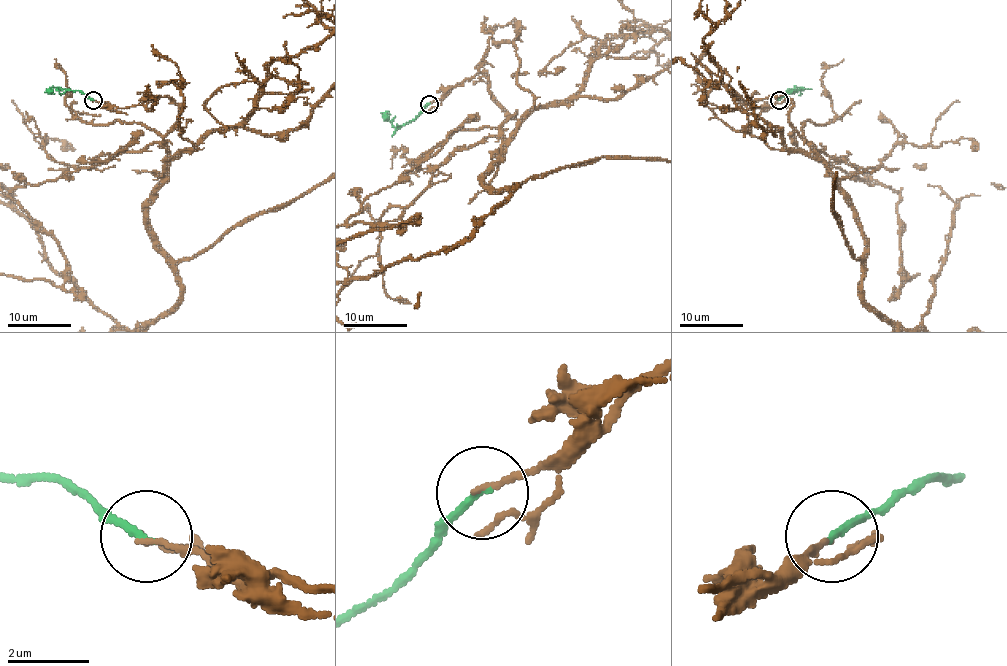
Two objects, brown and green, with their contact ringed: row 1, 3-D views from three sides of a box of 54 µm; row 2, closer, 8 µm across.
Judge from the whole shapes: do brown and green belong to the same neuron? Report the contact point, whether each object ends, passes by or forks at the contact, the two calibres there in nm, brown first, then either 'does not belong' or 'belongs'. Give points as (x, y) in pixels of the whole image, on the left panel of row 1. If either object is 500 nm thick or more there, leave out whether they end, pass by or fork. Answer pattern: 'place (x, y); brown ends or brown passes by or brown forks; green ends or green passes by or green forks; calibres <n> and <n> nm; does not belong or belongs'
place (93, 100); brown ends; green ends; calibres 130 and 150 nm; belongs

